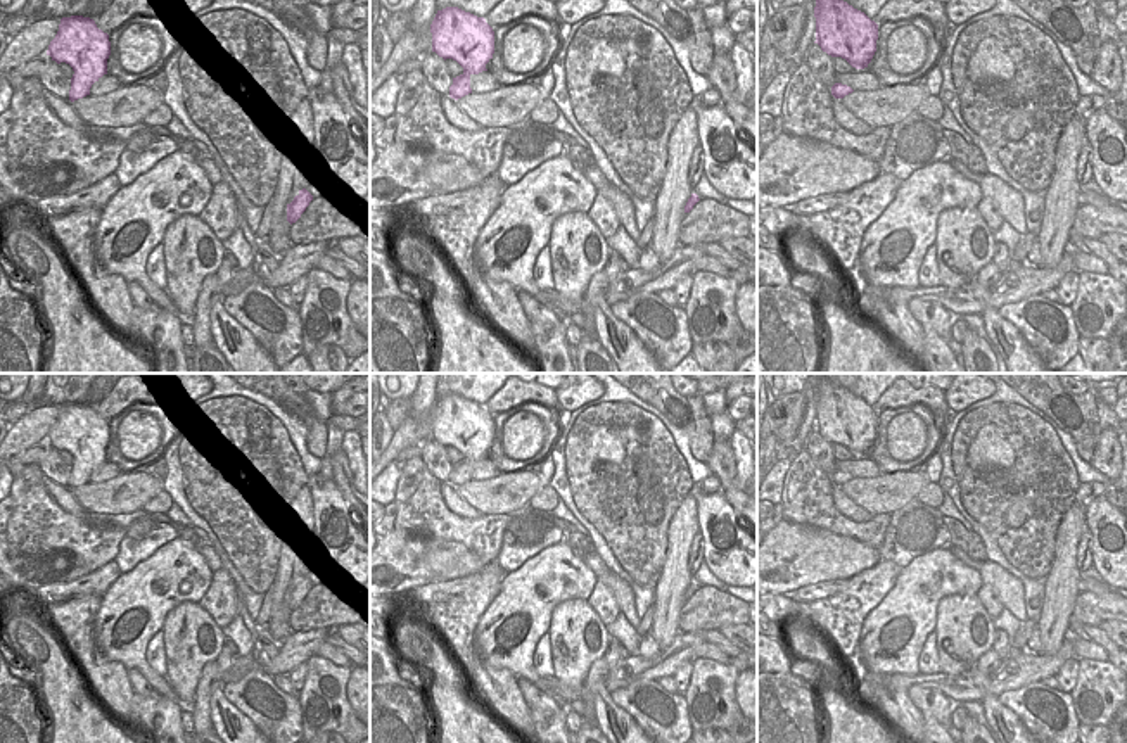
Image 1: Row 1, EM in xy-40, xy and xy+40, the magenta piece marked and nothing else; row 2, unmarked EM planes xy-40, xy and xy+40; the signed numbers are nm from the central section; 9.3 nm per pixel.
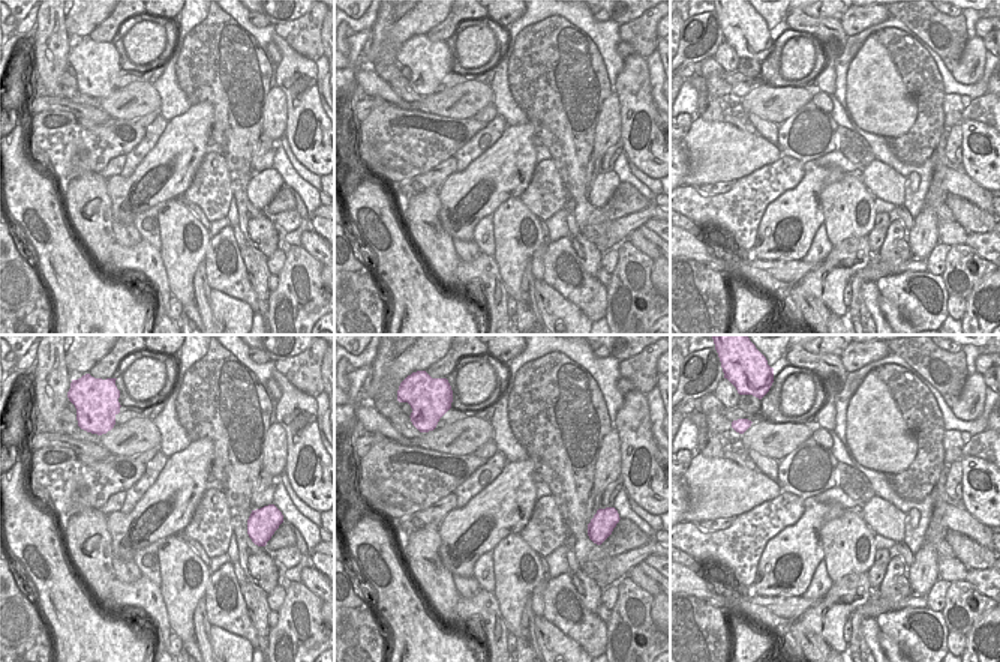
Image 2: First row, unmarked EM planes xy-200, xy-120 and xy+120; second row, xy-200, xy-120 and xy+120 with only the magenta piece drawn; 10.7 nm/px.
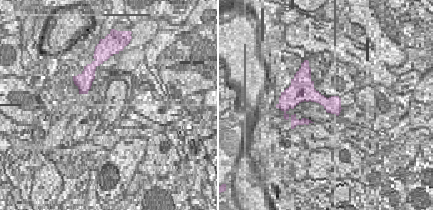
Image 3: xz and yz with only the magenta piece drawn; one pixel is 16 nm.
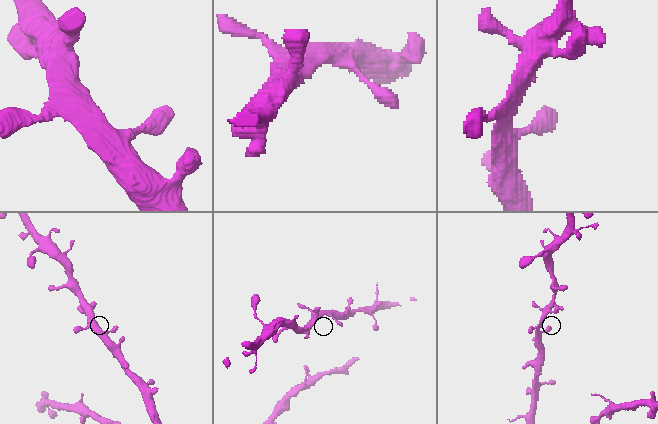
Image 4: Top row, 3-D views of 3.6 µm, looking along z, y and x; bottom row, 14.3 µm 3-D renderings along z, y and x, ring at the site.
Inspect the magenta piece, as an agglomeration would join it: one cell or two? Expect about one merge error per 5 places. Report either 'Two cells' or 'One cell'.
One cell.

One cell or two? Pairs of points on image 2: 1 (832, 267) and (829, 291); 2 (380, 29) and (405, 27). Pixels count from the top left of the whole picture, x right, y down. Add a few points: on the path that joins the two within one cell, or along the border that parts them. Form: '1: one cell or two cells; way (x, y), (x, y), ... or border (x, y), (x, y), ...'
1: one cell; way (832, 273), (829, 285)
2: two cells; border (396, 21), (390, 30), (390, 38), (402, 44)

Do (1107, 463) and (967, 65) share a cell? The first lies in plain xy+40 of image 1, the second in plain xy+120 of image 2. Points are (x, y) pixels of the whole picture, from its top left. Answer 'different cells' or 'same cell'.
same cell

